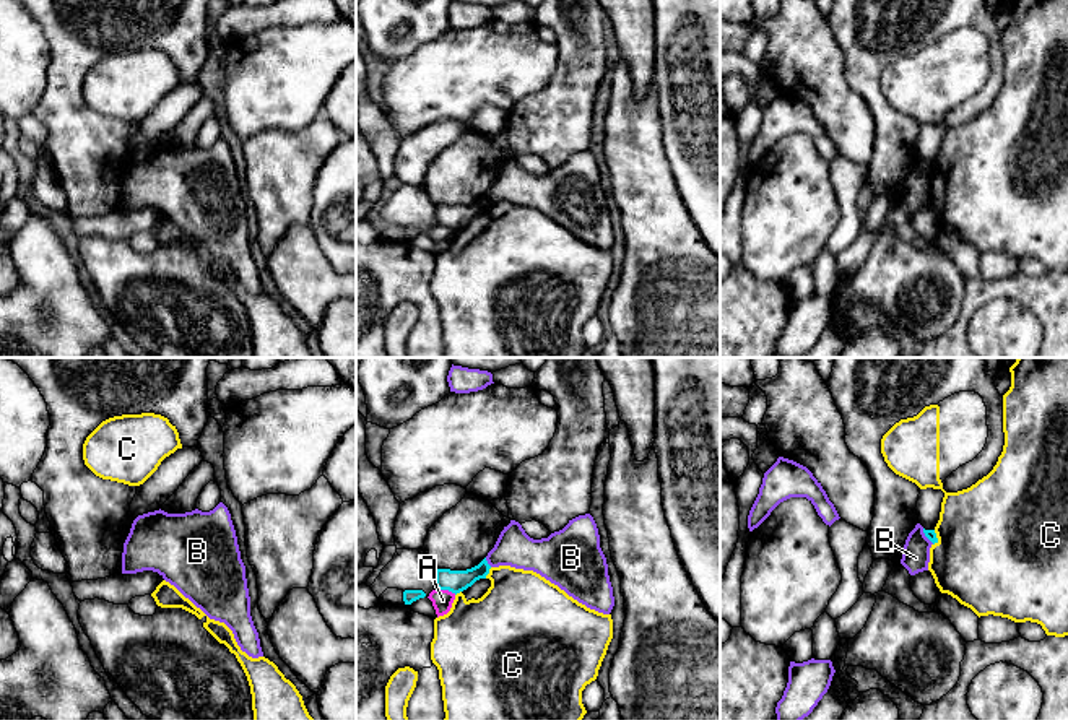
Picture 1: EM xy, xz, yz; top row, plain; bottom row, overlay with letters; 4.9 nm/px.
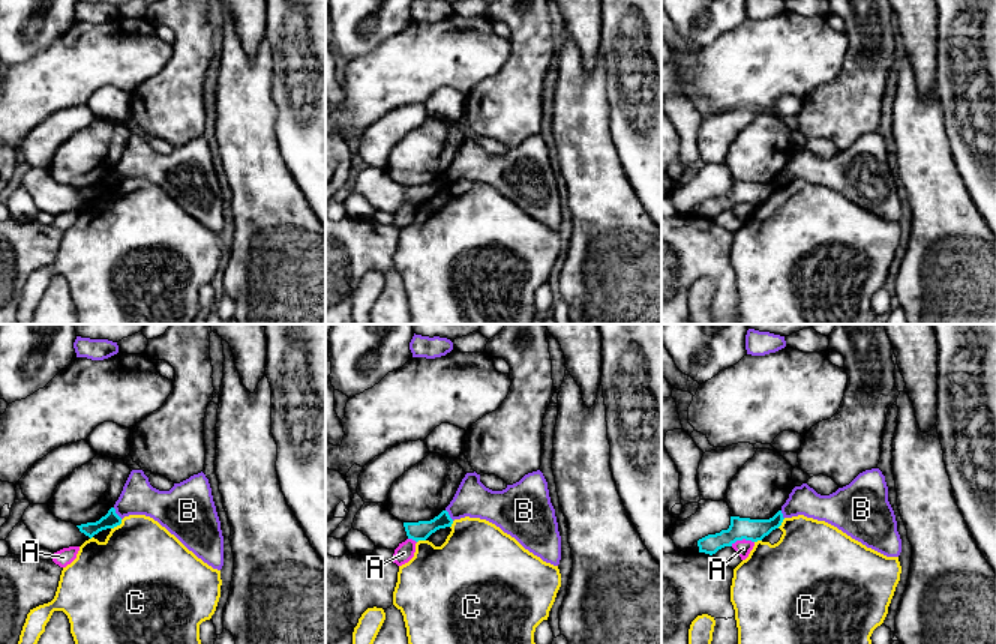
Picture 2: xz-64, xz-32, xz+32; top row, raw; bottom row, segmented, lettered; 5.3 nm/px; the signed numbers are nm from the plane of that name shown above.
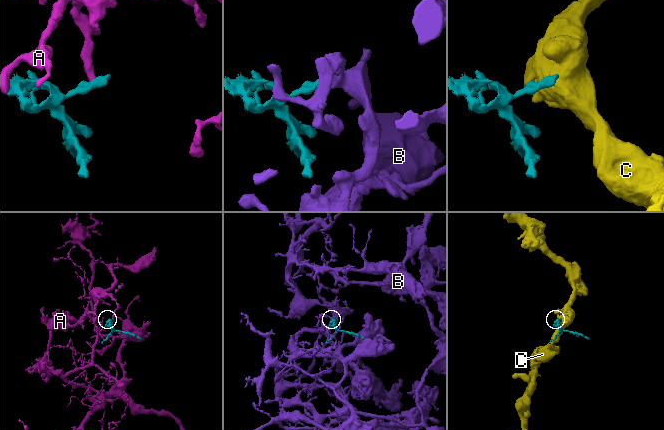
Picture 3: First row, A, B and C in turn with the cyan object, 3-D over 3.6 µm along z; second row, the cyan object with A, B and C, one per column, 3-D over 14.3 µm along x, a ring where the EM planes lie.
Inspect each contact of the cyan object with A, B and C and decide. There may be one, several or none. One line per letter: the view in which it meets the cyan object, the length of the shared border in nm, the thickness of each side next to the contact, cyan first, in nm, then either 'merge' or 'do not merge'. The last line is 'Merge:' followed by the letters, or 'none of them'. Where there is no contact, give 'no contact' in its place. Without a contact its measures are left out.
A: contact in xz; length 110 nm; calibres 110 and 100 nm; do not merge
B: contact in xz; length 60 nm; calibres 110 and 180 nm; do not merge
C: contact in xz; length 70 nm; calibres 110 and 400 nm; do not merge
Merge: none of them

